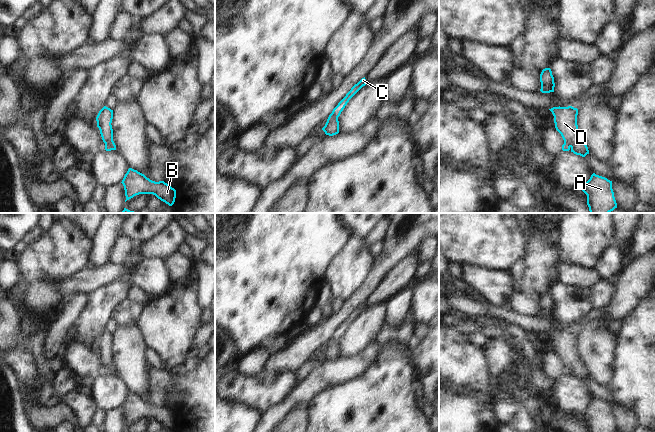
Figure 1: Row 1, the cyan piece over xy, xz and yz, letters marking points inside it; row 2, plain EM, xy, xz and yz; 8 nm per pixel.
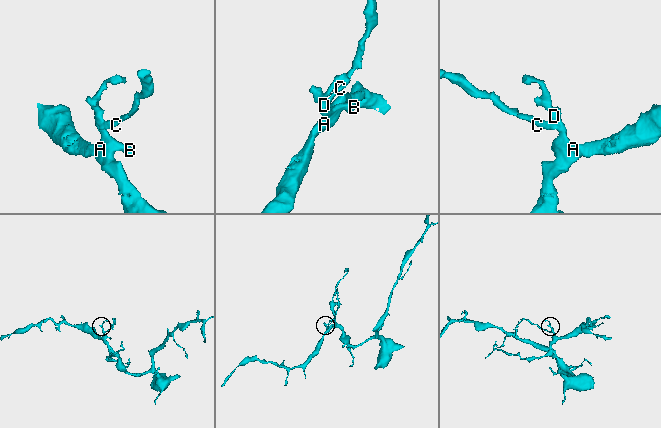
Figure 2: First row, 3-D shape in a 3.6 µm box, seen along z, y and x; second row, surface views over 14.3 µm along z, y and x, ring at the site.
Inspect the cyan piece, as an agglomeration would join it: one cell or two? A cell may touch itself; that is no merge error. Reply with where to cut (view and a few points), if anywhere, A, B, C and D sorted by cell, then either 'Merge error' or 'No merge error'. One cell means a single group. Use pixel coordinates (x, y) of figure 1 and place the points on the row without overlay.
Split along xz (329, 339), (337, 343). Groups: A B D / C. Merge error

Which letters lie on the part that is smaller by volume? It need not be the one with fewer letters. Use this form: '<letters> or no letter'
C

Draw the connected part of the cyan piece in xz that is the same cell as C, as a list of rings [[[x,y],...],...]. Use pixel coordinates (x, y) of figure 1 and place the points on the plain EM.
[[[365,301],[362,302],[357,308],[355,308],[351,314],[346,318],[346,320],[338,327],[338,329],[333,333],[332,337],[329,339],[335,343],[338,343],[341,336],[349,326],[349,324],[363,311],[367,308]]]

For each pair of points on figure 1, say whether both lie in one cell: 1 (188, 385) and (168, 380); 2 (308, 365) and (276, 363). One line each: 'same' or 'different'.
1: same
2: different

